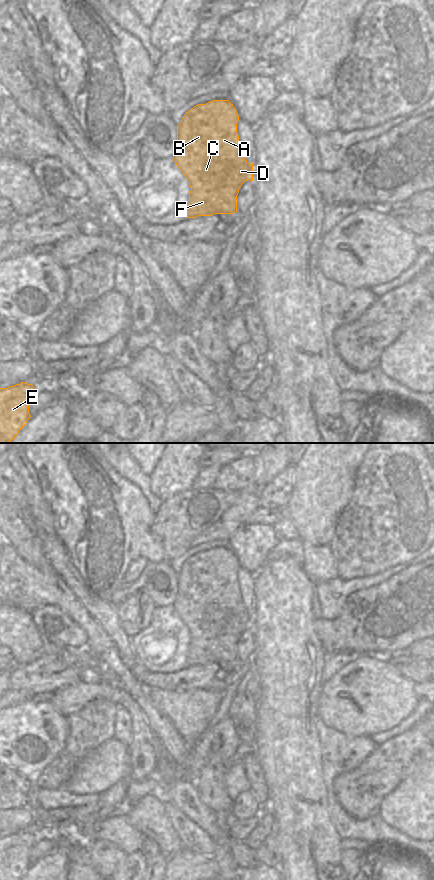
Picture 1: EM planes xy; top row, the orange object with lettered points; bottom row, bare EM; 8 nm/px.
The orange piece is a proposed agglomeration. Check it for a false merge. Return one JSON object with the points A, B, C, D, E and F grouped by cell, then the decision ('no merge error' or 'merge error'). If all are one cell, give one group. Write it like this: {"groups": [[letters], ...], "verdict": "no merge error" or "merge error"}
{"groups": [["A", "B", "C", "D", "E", "F"]], "verdict": "no merge error"}

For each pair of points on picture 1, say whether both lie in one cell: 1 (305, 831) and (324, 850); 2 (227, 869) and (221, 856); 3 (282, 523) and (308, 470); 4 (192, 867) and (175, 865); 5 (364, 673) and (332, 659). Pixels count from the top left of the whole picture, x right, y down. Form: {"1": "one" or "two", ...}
{"1": "one", "2": "one", "3": "two", "4": "one", "5": "two"}

